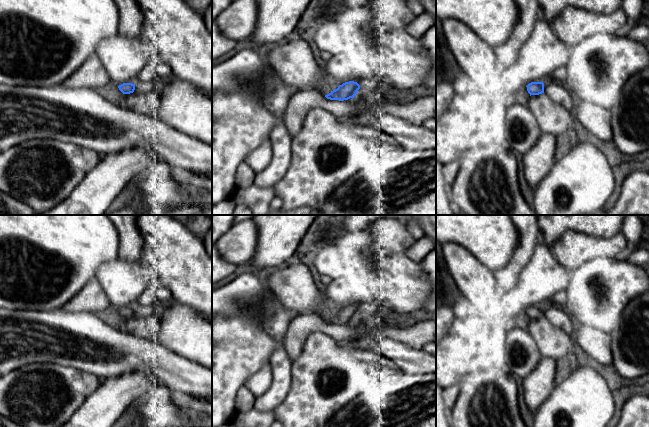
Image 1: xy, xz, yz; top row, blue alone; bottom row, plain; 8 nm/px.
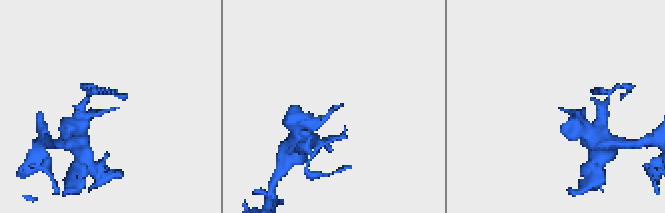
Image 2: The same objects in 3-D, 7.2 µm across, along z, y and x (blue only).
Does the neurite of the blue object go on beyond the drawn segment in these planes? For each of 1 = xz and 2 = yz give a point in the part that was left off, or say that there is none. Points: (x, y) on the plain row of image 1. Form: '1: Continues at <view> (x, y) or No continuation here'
1: No continuation here
2: No continuation here

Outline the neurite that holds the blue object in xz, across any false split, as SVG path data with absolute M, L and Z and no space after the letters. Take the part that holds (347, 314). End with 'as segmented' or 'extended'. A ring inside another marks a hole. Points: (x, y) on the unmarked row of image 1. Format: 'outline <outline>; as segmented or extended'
outline M349 305L339 309L337 313L325 319L325 321L330 324L348 324L354 322L359 313L360 309L357 306Z; as segmented

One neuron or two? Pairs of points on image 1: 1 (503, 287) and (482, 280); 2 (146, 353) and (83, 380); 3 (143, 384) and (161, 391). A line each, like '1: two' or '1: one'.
1: two
2: two
3: two

